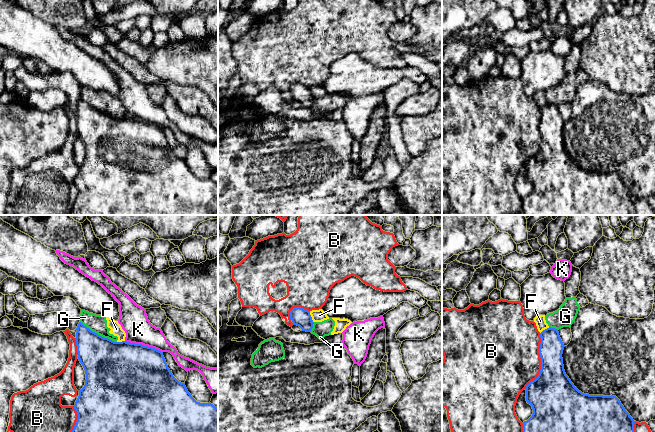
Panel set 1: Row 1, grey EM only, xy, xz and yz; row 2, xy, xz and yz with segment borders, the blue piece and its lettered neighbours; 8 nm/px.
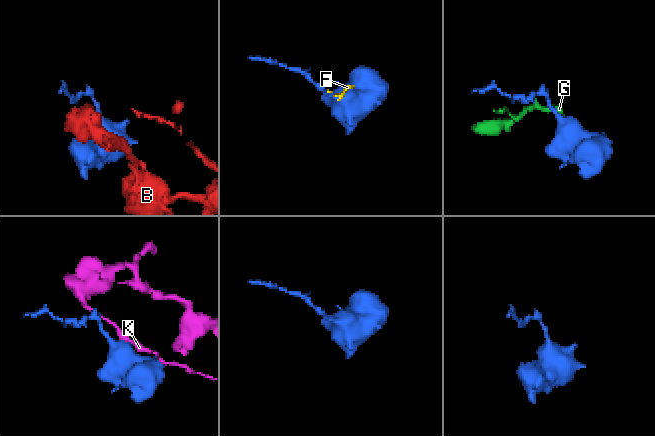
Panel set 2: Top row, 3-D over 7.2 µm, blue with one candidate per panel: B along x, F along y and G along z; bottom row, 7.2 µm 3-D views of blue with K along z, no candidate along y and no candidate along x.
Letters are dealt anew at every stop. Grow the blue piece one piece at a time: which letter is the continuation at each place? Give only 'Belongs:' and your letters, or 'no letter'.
Belongs: no letter

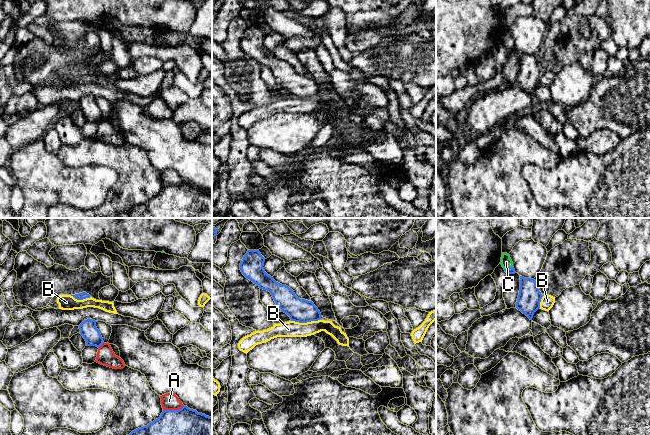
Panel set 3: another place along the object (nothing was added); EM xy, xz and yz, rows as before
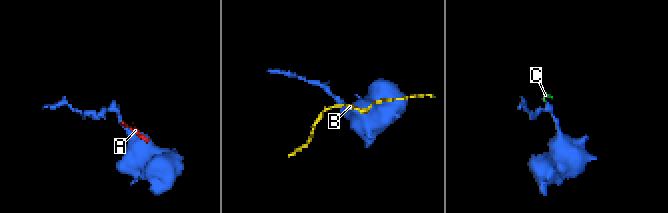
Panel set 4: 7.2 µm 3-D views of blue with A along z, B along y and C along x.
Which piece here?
Belongs: C

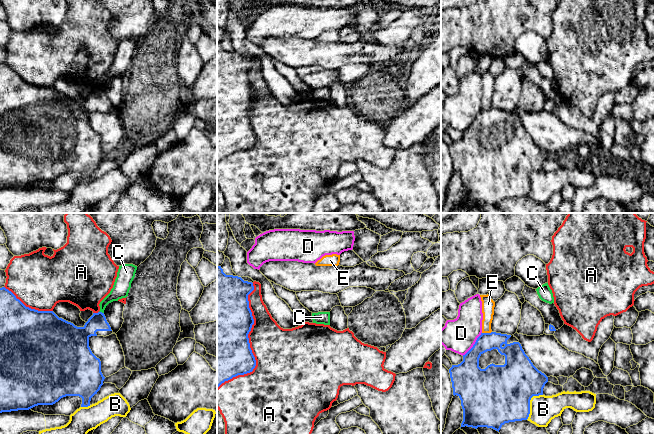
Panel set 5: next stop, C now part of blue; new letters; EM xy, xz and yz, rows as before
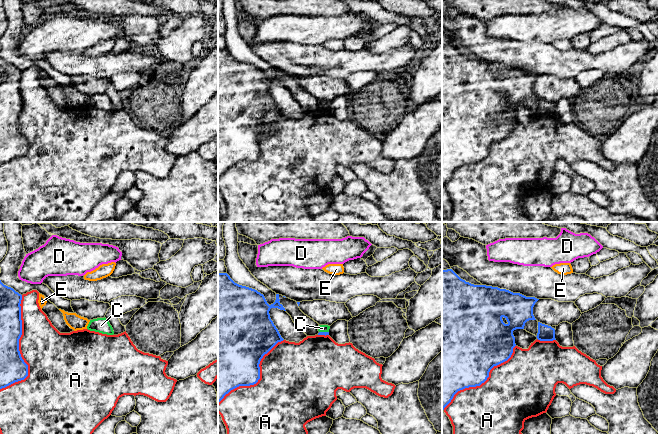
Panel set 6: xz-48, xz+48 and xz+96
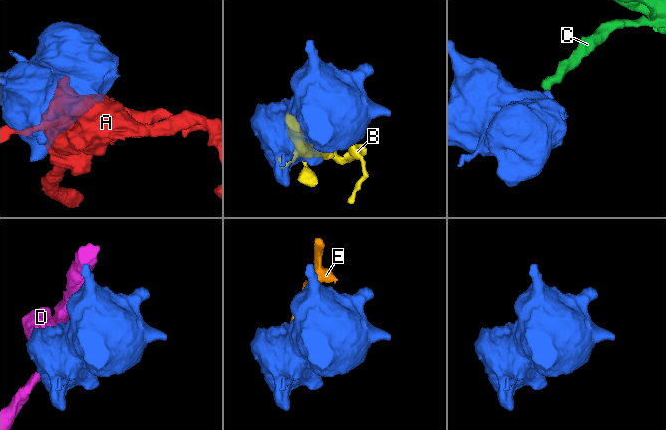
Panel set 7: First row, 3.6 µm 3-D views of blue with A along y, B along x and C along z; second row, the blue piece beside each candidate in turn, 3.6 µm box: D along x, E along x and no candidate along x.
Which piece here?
Belongs: no letter

